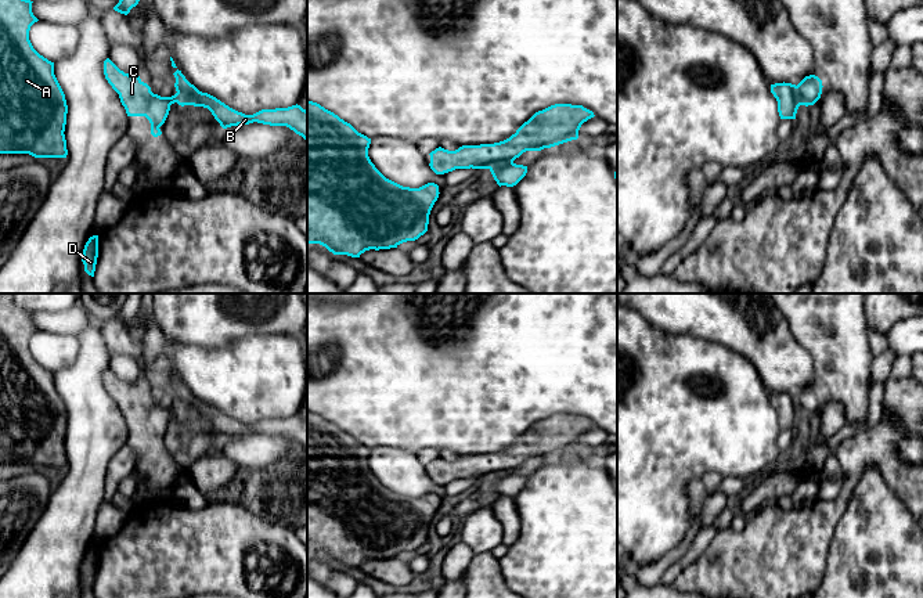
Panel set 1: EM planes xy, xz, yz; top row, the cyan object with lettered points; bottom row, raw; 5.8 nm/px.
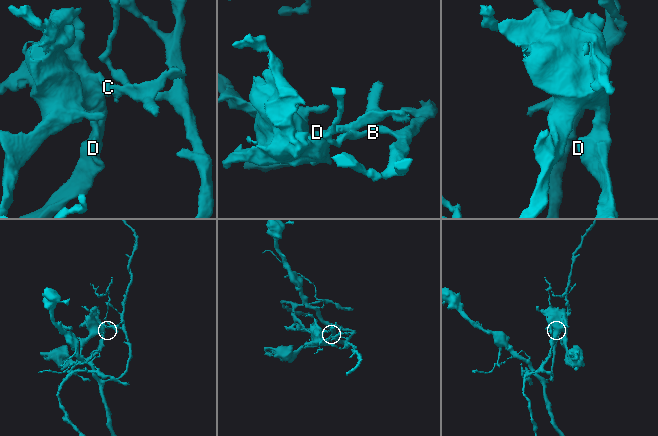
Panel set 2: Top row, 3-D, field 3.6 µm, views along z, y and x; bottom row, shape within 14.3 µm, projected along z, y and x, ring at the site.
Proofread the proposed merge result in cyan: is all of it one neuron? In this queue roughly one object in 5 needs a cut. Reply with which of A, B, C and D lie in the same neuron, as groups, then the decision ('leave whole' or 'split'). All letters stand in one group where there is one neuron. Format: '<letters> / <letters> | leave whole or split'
A C D / B | split

